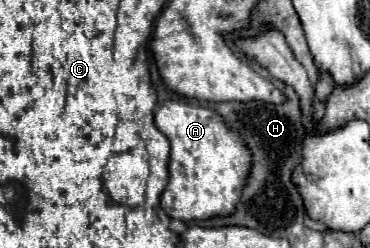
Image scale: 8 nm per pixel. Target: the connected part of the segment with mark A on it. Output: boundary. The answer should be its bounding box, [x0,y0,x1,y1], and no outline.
[154,100,252,222]

